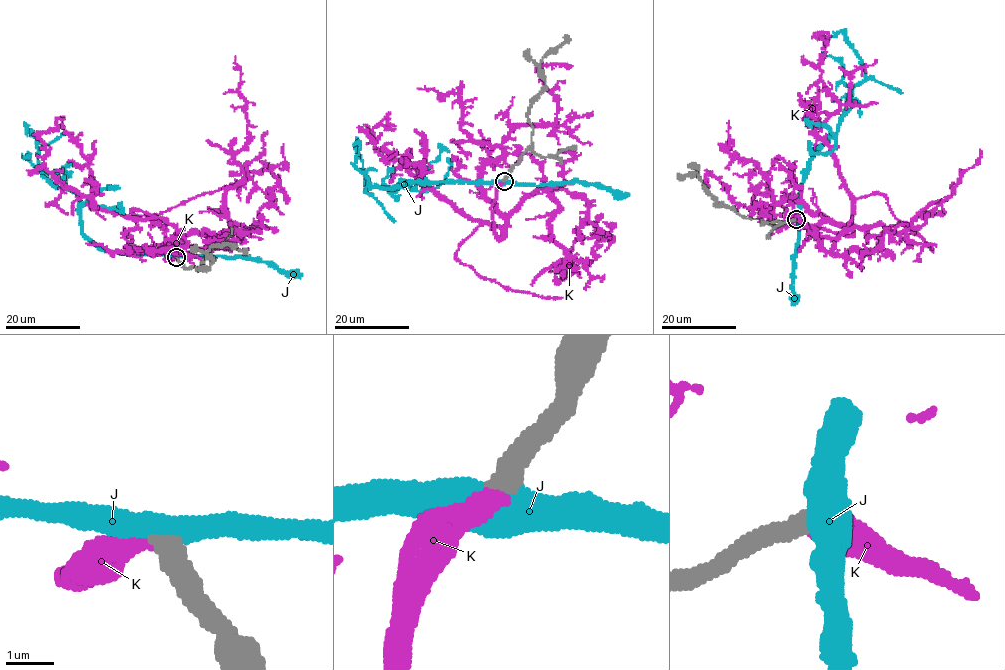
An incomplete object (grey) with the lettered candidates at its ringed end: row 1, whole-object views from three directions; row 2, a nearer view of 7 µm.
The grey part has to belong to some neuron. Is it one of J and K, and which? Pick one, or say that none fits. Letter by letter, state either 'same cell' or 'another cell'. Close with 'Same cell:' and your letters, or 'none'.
J: another cell
K: same cell
Same cell: K

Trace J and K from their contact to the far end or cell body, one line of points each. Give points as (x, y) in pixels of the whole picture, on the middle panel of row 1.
J: (504, 180), (415, 180), (407, 187), (383, 188), (368, 185), (365, 190), (358, 138)
K: (504, 181), (495, 235), (542, 185), (558, 206), (548, 223), (568, 258), (559, 262), (574, 266), (560, 271)

